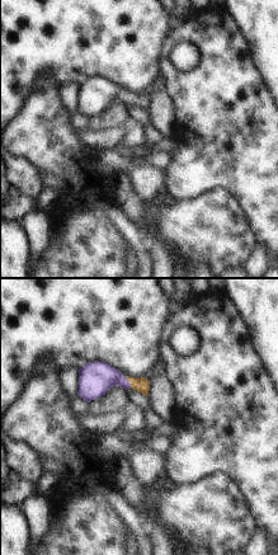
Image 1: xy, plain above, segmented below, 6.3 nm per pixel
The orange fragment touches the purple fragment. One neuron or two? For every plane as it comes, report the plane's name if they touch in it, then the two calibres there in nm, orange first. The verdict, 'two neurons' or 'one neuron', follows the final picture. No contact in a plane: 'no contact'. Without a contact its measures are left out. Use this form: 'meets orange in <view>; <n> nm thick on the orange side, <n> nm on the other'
meets orange in xy; 90 nm thick on the orange side, 220 nm on the other

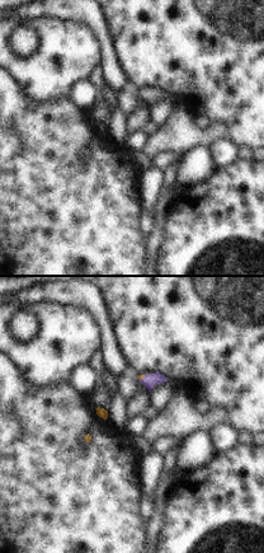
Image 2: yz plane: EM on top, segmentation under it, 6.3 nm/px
meets orange in yz; 30 nm thick on the orange side, 90 nm on the other

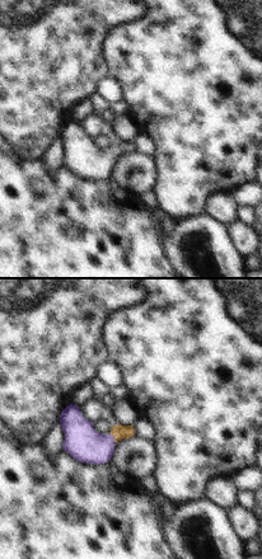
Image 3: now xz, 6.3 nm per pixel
meets orange in xz; 90 nm thick on the orange side, 220 nm on the other

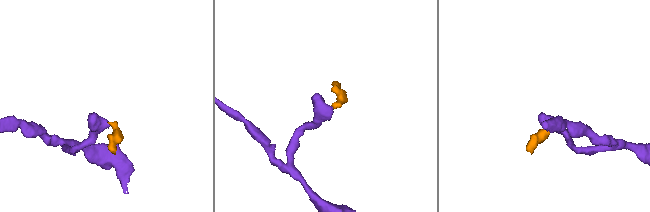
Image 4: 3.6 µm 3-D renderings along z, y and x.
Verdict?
one neuron

